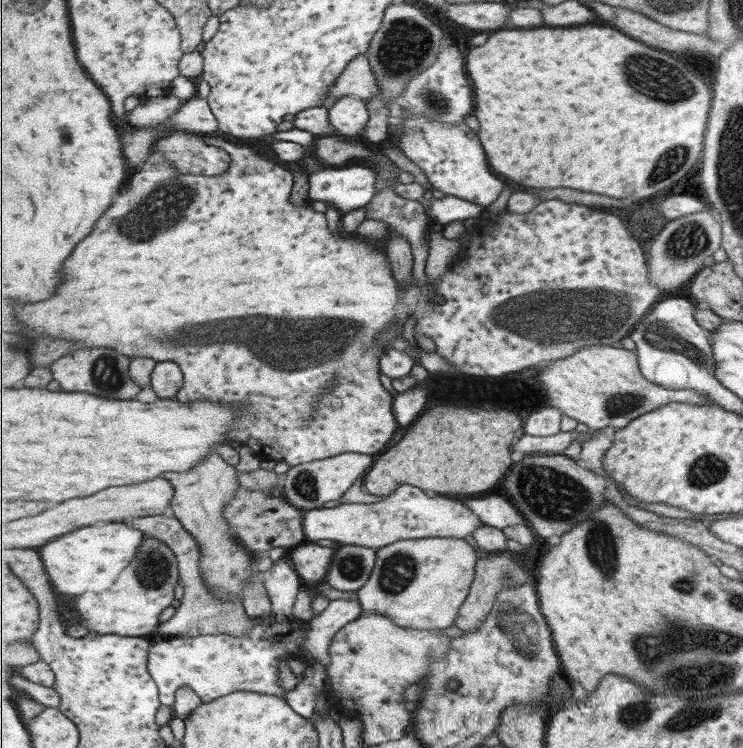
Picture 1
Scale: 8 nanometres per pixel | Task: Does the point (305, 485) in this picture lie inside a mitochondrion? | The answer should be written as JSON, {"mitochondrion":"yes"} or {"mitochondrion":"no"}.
{"mitochondrion":"yes"}

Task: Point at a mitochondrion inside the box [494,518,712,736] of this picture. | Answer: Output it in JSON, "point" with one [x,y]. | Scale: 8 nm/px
{"point":[632,714]}

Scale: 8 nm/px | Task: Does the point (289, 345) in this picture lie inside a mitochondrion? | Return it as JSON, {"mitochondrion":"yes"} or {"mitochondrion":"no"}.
{"mitochondrion":"yes"}

